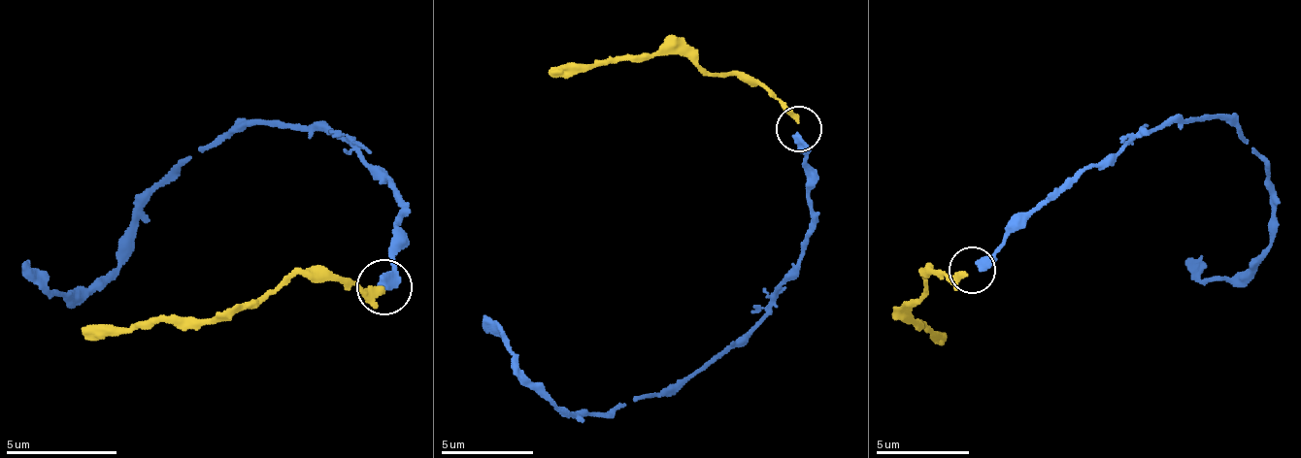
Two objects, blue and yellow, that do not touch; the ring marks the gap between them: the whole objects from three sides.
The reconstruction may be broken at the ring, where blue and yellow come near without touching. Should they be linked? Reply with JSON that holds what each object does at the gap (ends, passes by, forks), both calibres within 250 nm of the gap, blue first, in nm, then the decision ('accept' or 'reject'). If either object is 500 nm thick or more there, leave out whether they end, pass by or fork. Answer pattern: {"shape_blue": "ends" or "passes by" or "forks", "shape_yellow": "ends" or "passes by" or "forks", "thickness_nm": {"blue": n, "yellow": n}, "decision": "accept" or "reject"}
{"shape_blue": "ends", "shape_yellow": "passes by", "thickness_nm": {"blue": 480, "yellow": 220}, "decision": "reject"}

